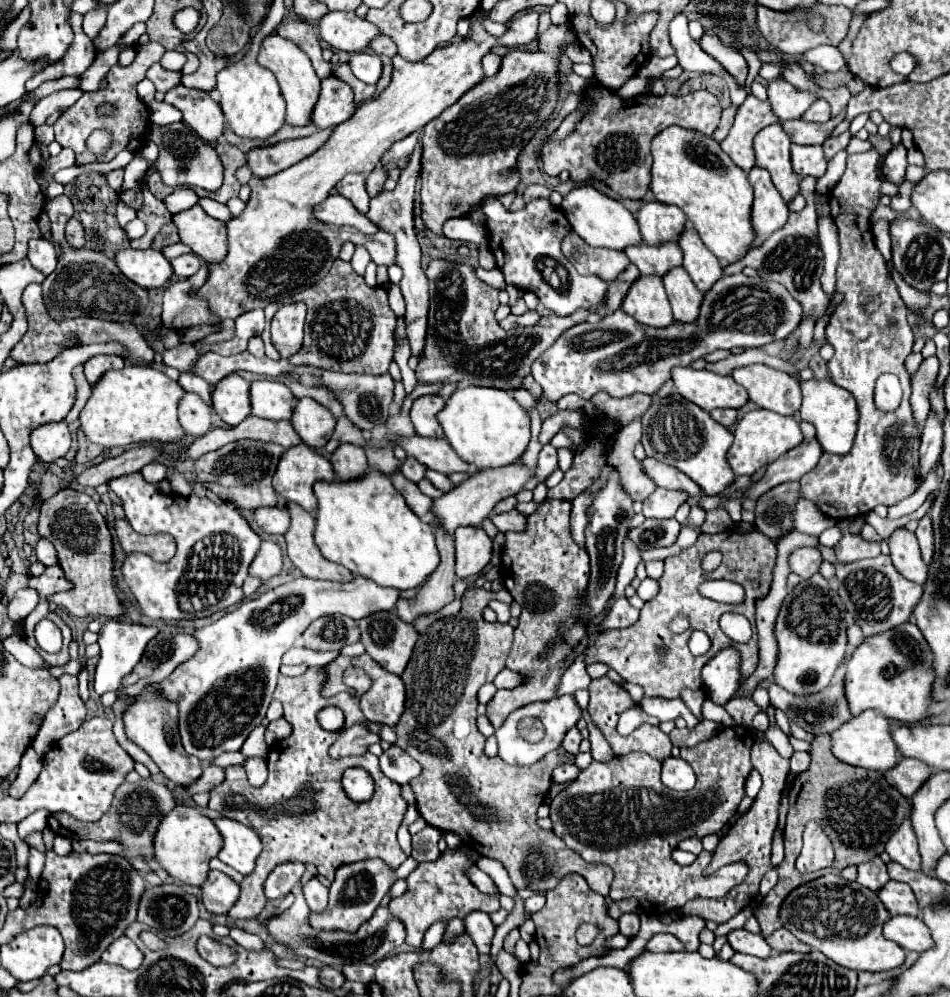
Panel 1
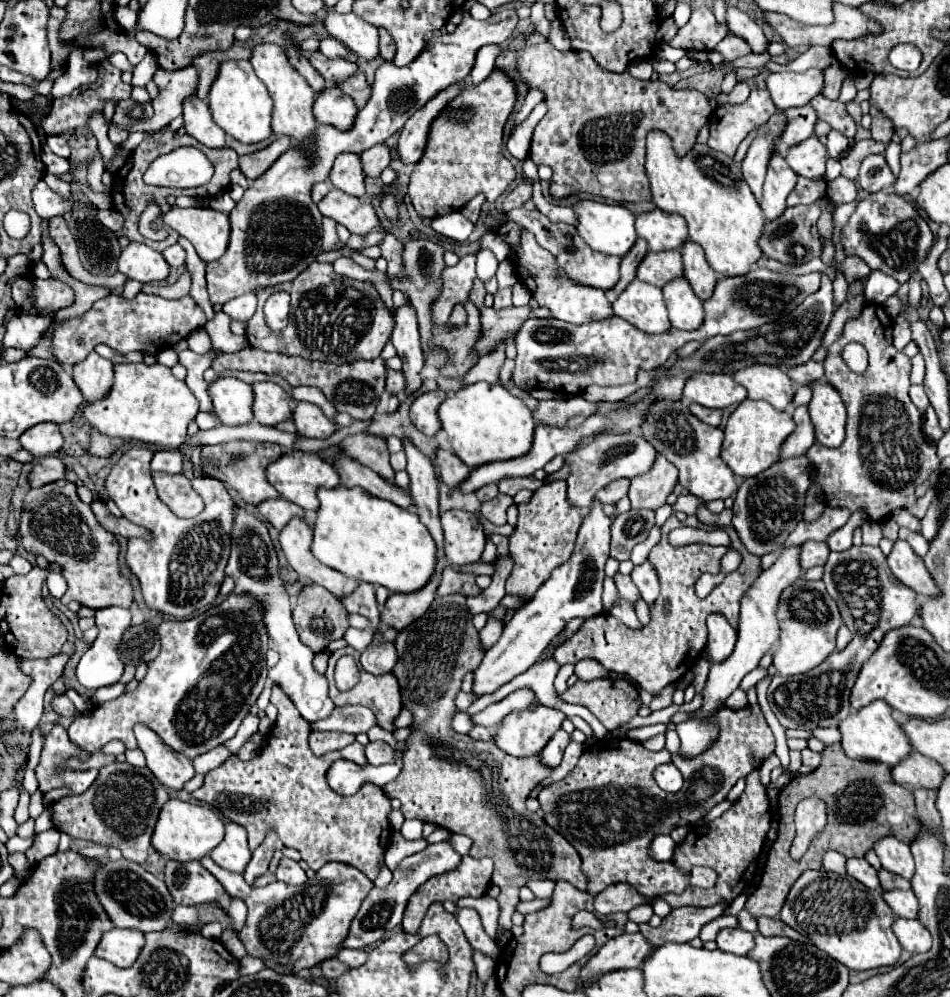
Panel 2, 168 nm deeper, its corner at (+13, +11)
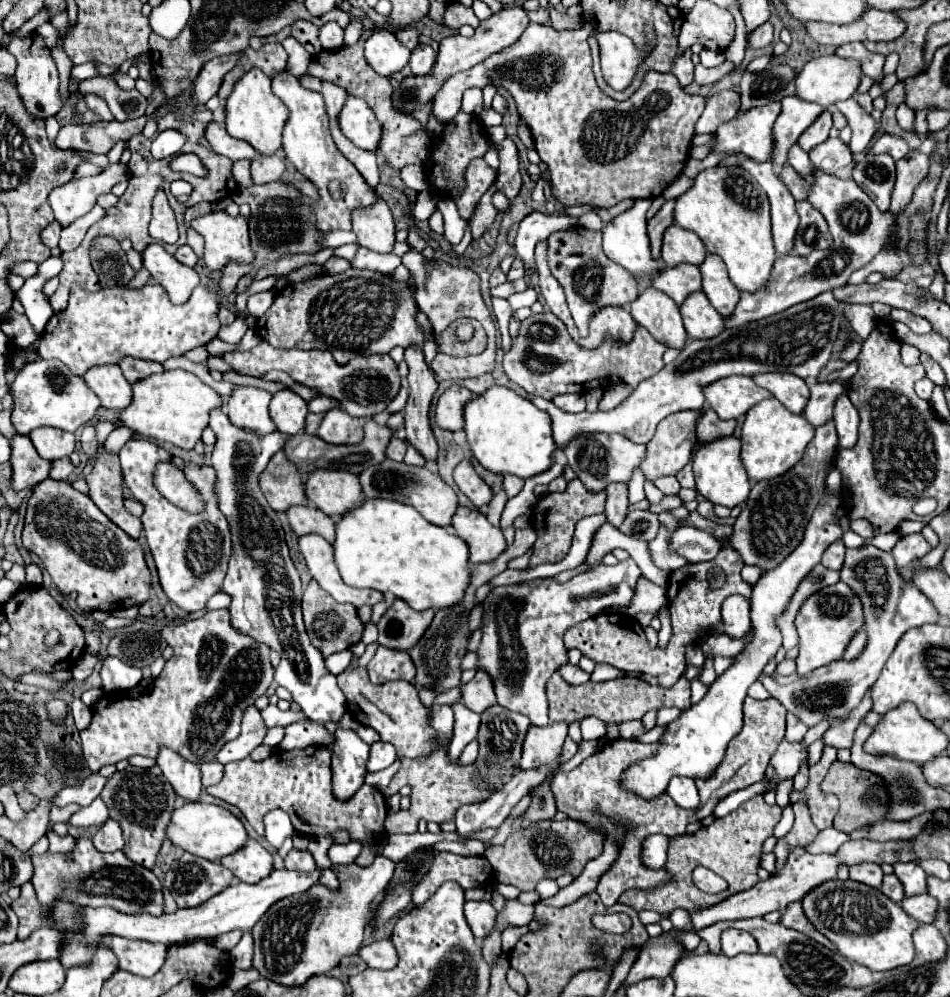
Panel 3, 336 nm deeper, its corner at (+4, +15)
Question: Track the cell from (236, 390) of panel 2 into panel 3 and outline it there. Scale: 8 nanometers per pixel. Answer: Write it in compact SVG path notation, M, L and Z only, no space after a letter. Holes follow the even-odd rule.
M236 385L226 403L228 419L232 421L232 425L252 433L260 433L260 435L272 433L276 431L276 427L268 415L270 399L272 395L264 389Z

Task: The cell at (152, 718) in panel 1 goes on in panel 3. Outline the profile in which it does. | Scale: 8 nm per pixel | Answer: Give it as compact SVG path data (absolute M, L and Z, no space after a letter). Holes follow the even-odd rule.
M162 747L158 757L158 767L162 769L164 777L172 783L174 791L184 797L186 801L196 801L200 795L200 765L194 765L186 761L184 757L178 757L172 749Z

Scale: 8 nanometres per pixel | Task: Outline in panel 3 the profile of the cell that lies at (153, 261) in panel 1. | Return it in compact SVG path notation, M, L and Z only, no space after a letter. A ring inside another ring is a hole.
M152 243L142 251L142 265L168 291L168 297L174 303L188 301L190 293L194 291L194 287L200 281L200 277L194 269L178 263L158 243Z

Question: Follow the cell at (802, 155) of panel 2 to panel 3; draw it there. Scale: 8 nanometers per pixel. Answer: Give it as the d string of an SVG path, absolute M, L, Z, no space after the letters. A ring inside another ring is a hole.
M826 139L824 143L808 151L808 155L812 165L816 169L822 169L824 173L836 173L840 167L846 167L852 161L852 153L848 145L842 143L842 139Z

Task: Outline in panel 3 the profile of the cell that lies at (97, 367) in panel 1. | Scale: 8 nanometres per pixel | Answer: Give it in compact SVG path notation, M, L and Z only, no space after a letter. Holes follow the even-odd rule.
M94 365L84 373L84 381L98 395L102 407L124 409L132 401L132 387L118 365Z

